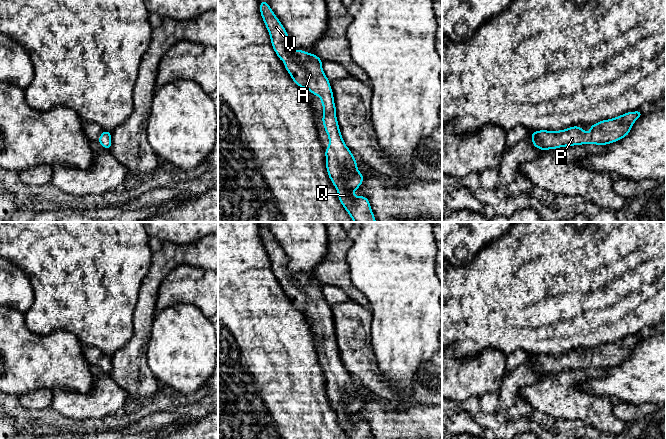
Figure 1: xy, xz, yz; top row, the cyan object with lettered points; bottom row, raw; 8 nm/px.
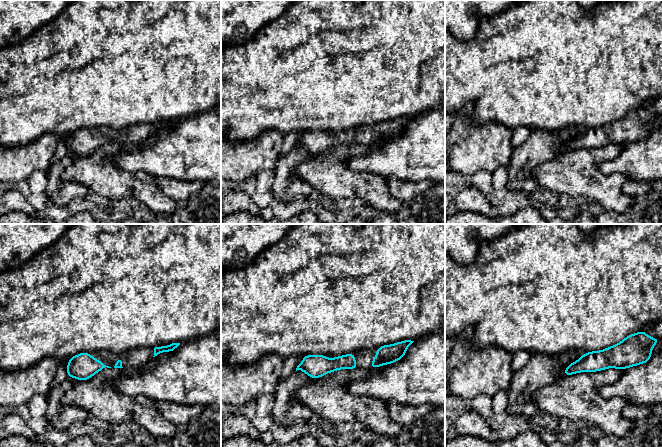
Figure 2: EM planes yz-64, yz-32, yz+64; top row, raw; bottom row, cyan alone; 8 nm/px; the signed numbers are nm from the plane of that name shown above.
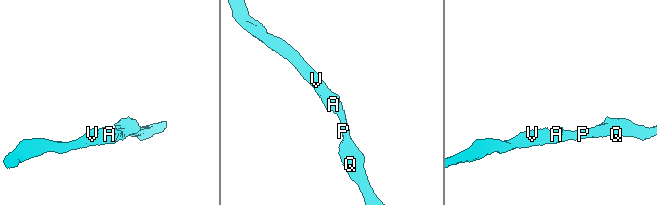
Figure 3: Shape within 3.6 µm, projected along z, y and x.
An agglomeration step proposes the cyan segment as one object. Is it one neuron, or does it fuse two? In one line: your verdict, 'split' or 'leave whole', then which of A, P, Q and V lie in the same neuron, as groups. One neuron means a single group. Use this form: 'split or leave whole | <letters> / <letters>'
leave whole | A P Q V

